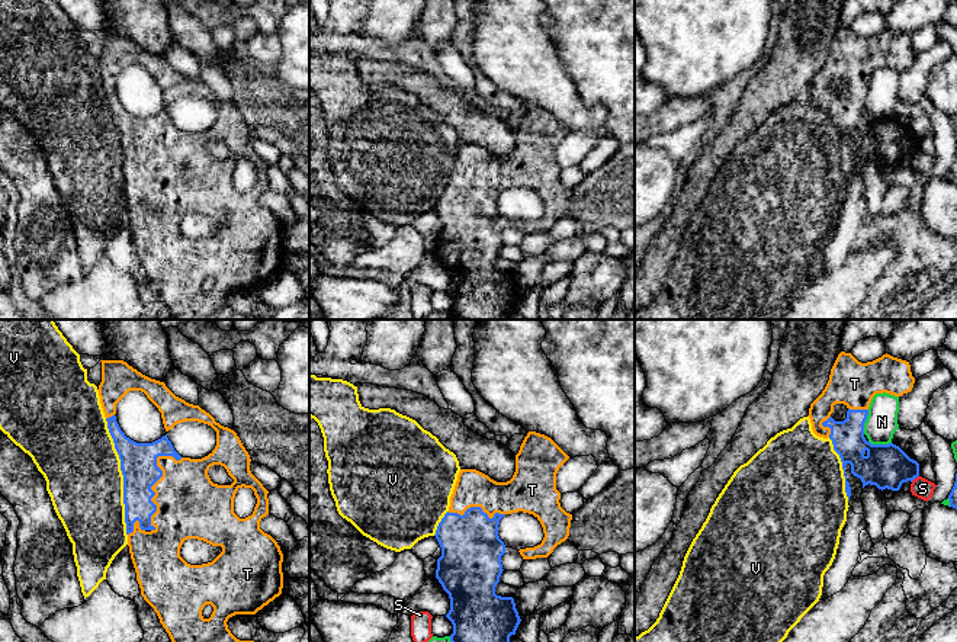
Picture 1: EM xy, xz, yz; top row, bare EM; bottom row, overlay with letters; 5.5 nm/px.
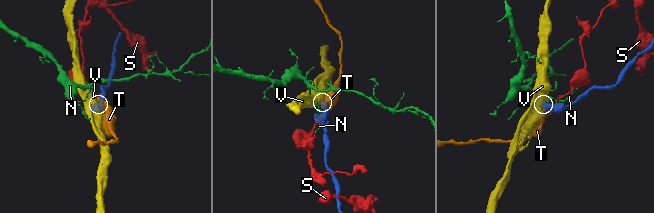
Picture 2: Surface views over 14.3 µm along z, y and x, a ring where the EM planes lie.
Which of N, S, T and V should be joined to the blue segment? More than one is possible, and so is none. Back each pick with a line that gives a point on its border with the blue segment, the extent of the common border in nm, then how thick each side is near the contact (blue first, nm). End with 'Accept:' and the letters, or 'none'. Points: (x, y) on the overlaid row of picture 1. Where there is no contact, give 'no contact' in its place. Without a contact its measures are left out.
T: xy (156, 481) | 440 nm | 200/360 nm
Accept: T

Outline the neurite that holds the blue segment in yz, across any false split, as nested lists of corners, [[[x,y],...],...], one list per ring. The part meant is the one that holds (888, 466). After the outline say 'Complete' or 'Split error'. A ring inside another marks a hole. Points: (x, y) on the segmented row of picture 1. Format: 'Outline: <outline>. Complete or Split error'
Outline: [[[841,352],[831,369],[829,381],[822,394],[810,404],[809,418],[816,436],[831,439],[839,455],[845,476],[845,492],[850,500],[851,487],[845,466],[866,485],[879,489],[899,491],[903,482],[919,476],[919,463],[899,446],[871,444],[864,437],[864,423],[876,394],[902,397],[912,391],[915,378],[906,360],[883,354],[861,363],[851,353]],[[835,404],[844,404],[847,418],[835,421],[831,414]]]. Split error

